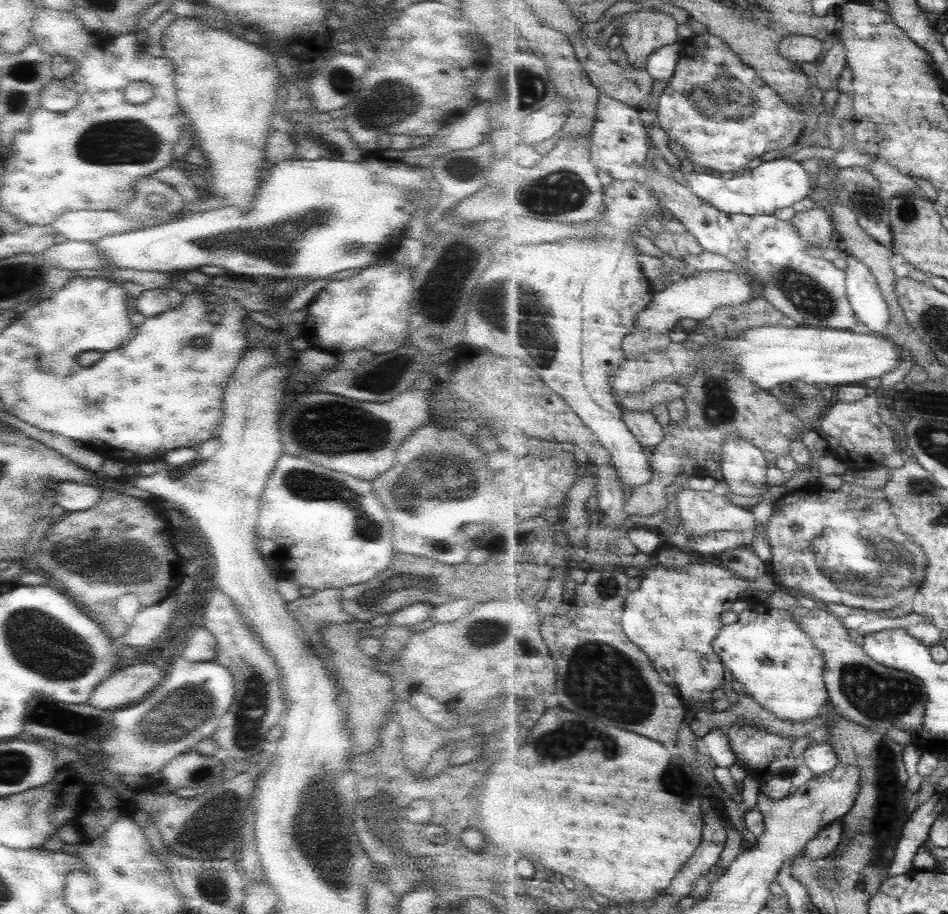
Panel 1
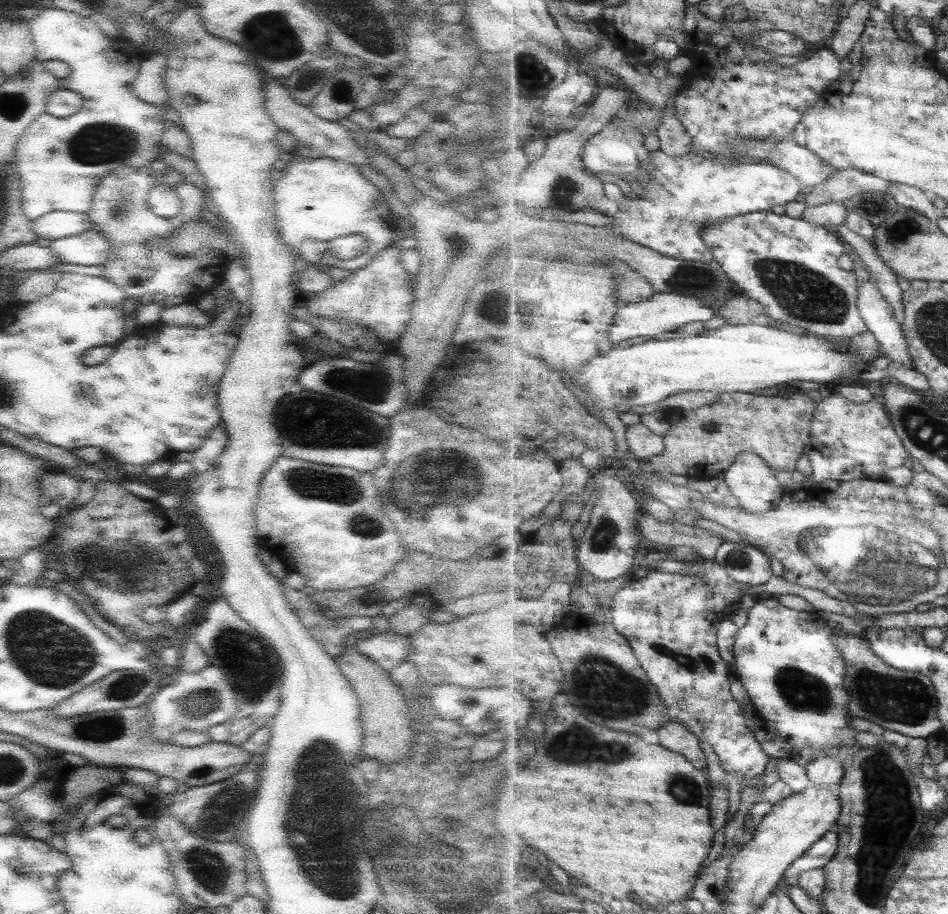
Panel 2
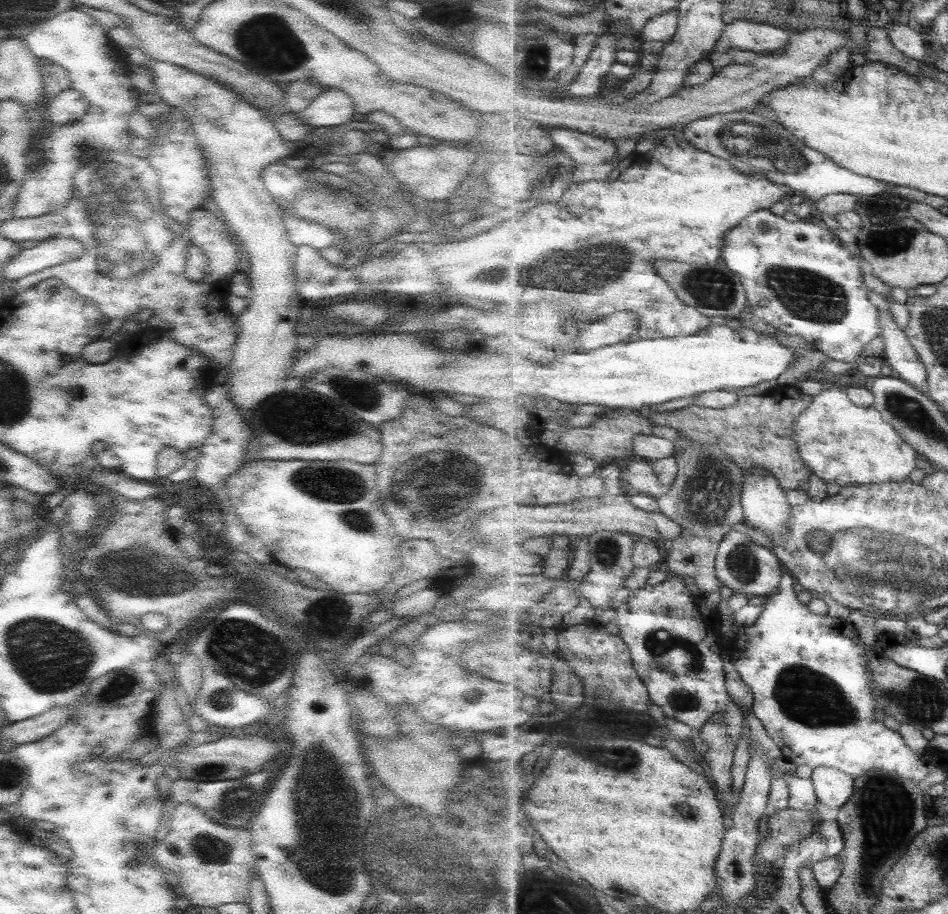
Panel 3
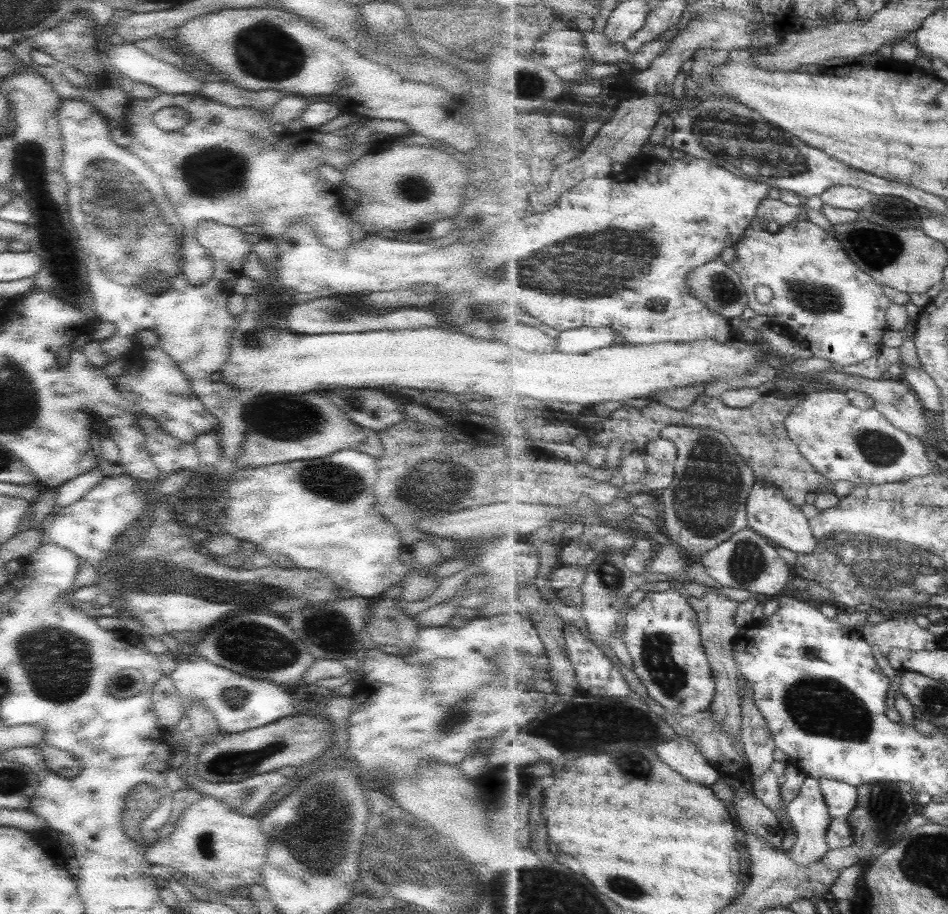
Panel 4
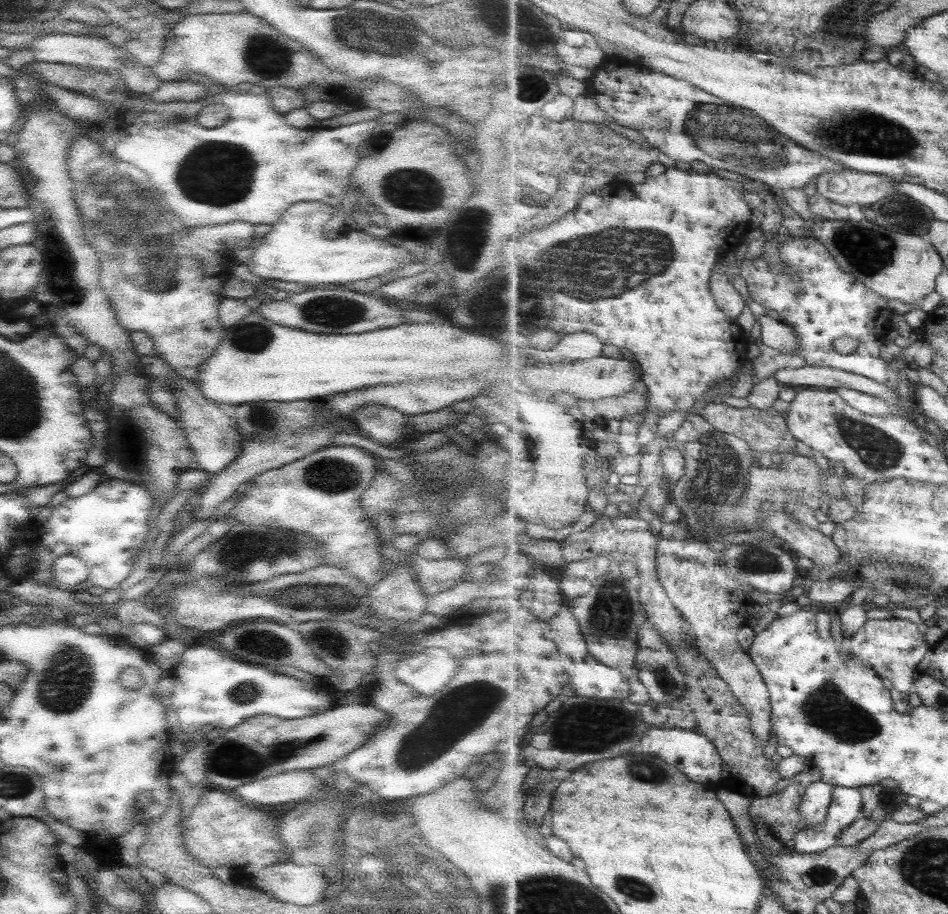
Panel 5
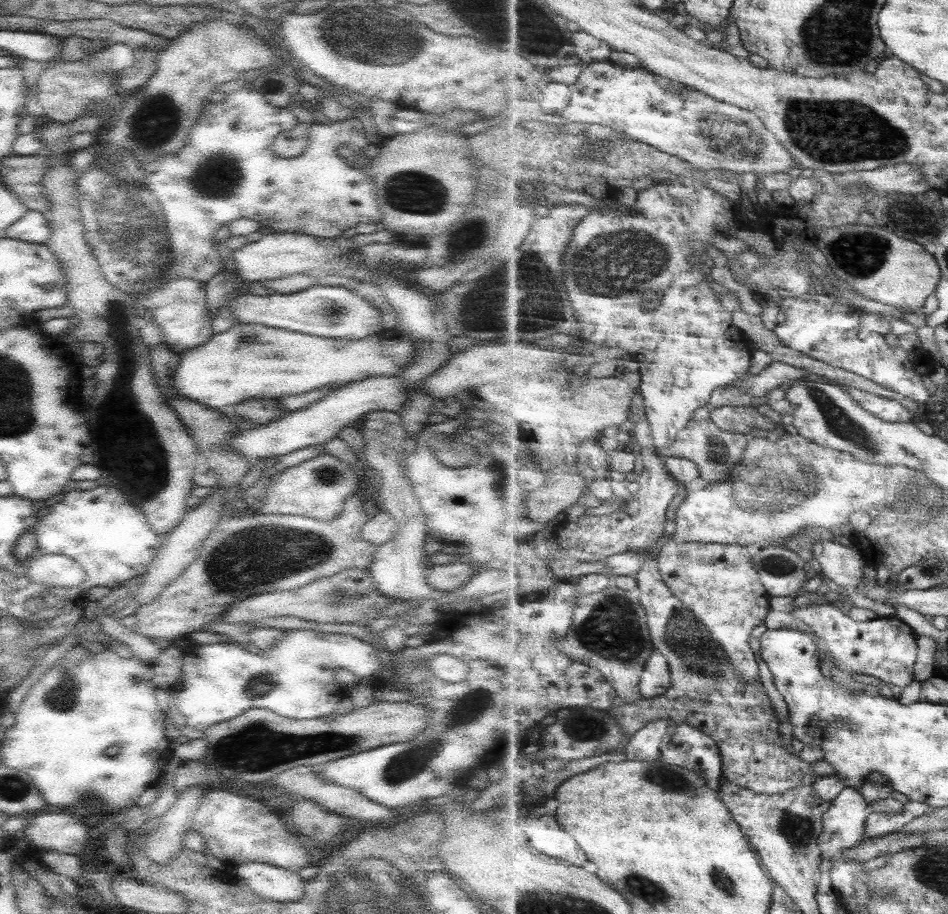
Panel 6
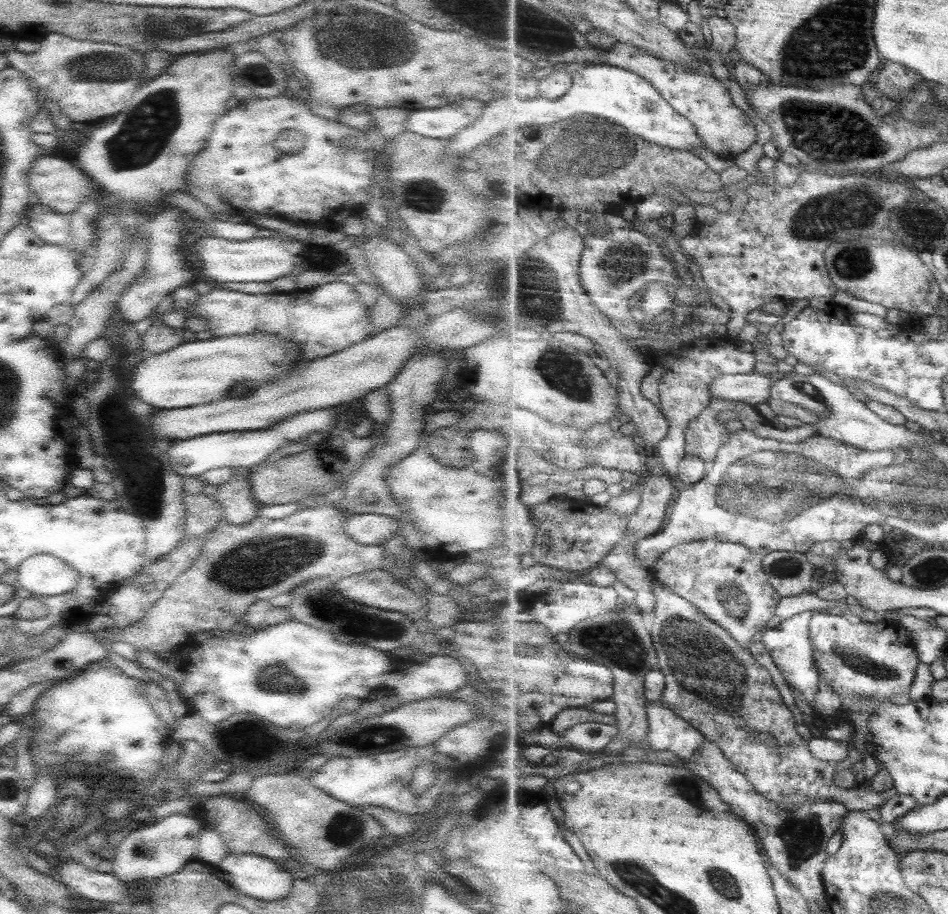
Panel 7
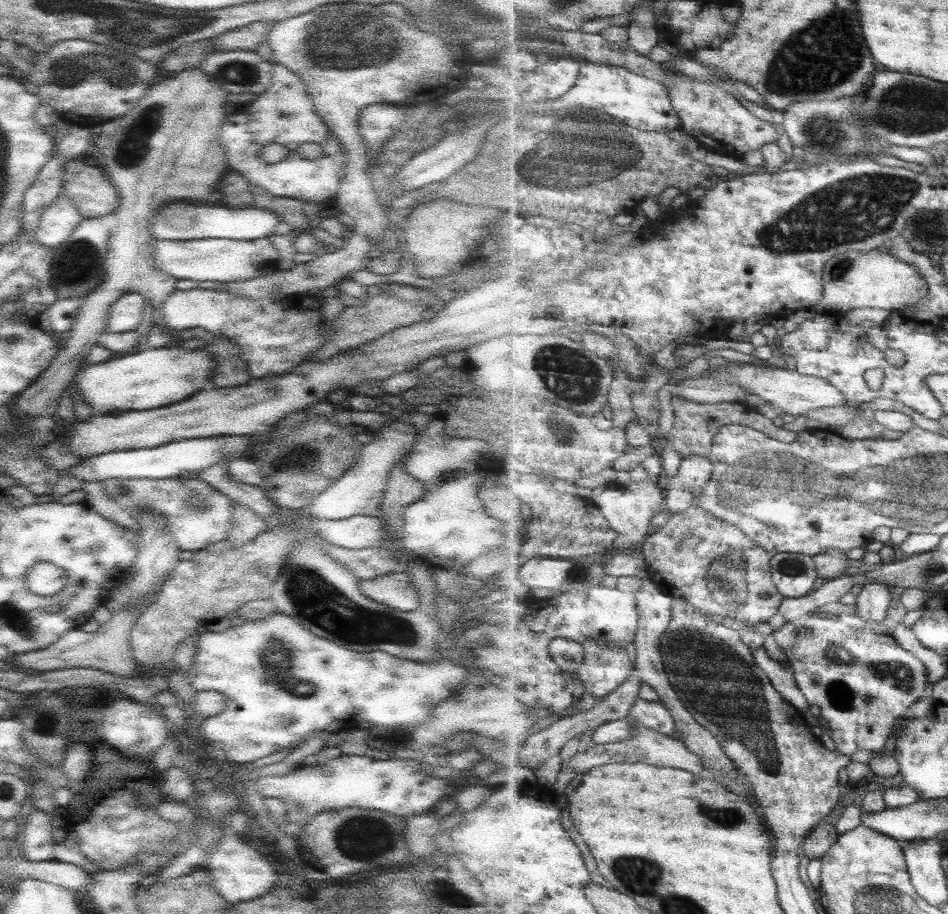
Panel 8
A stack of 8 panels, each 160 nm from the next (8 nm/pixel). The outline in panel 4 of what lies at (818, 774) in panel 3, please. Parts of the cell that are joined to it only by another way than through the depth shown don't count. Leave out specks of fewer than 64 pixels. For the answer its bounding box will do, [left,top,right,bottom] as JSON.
[820,778,858,819]

